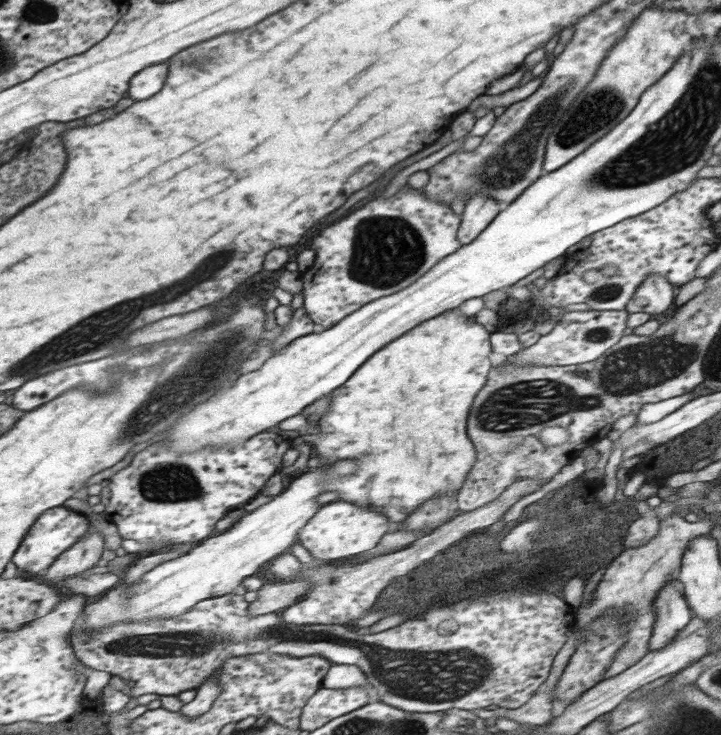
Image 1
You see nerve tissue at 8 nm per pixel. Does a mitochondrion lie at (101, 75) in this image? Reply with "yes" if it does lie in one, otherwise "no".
no

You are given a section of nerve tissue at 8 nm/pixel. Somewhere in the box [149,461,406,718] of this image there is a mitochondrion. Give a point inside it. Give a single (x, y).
(321, 638)

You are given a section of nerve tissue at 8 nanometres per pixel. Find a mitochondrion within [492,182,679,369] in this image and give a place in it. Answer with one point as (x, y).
(609, 292)

